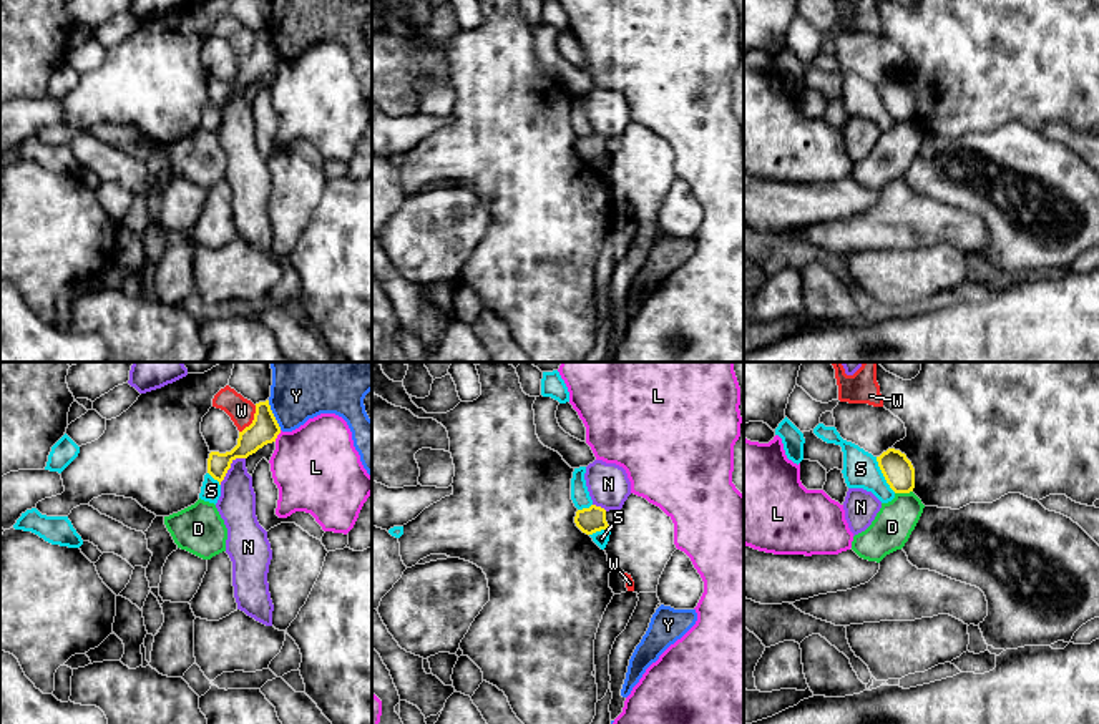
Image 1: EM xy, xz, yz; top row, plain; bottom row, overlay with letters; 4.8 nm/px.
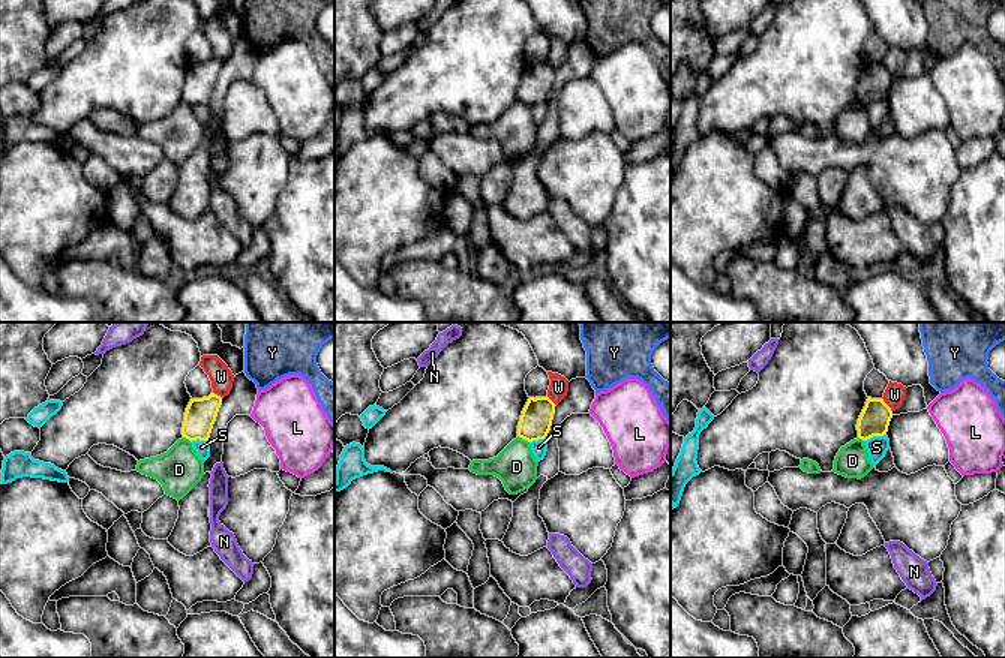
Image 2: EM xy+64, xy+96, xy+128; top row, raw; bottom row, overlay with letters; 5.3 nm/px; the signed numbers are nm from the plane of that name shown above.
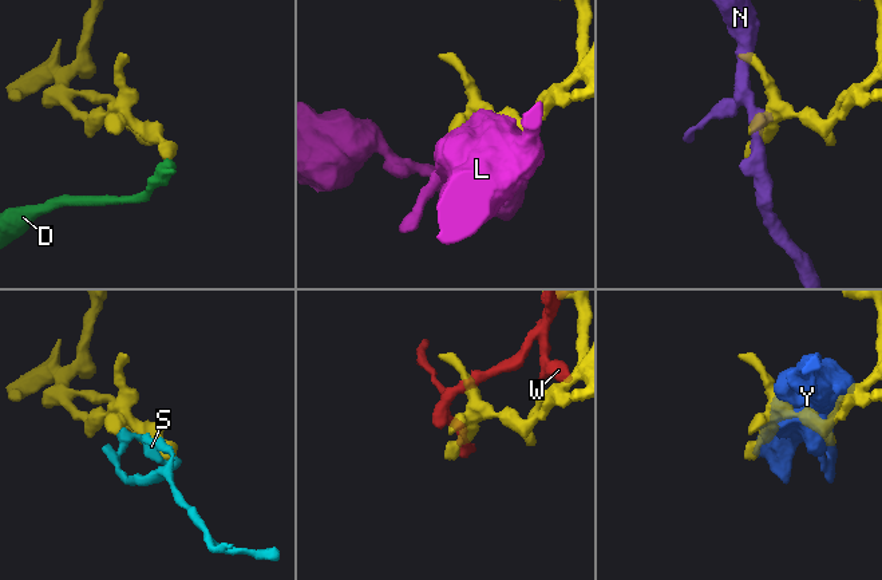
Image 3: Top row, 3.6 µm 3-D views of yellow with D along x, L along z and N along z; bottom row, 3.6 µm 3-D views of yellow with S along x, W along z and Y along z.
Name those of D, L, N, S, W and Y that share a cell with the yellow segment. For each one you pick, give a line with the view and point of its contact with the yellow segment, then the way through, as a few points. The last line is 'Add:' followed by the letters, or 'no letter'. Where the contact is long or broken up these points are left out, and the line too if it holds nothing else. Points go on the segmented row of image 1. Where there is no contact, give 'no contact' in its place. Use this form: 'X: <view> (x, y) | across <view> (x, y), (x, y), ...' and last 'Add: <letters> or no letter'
Add: no letter

